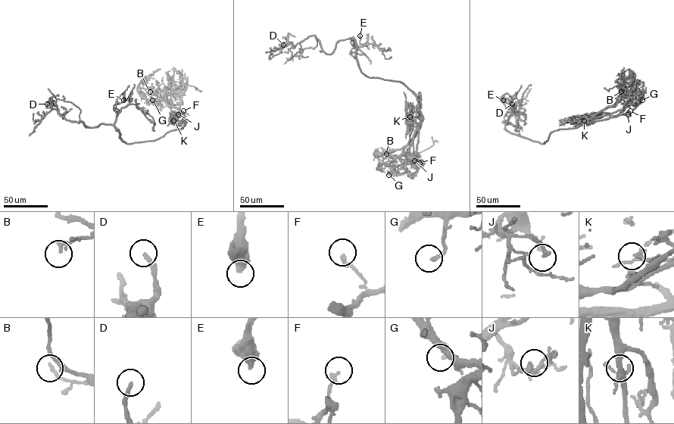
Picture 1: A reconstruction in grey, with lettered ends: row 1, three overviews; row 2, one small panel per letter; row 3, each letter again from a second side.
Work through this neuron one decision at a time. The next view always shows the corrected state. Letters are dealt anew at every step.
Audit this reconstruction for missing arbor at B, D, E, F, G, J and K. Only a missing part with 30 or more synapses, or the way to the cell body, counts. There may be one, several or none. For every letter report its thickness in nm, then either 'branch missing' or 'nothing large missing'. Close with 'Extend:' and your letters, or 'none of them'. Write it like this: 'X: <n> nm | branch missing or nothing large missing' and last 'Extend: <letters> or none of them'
B: 190 nm | nothing large missing
D: 240 nm | nothing large missing
E: 500 nm | nothing large missing
F: 200 nm | nothing large missing
G: 200 nm | branch missing
J: 200 nm | nothing large missing
K: 200 nm | nothing large missing
Extend: G

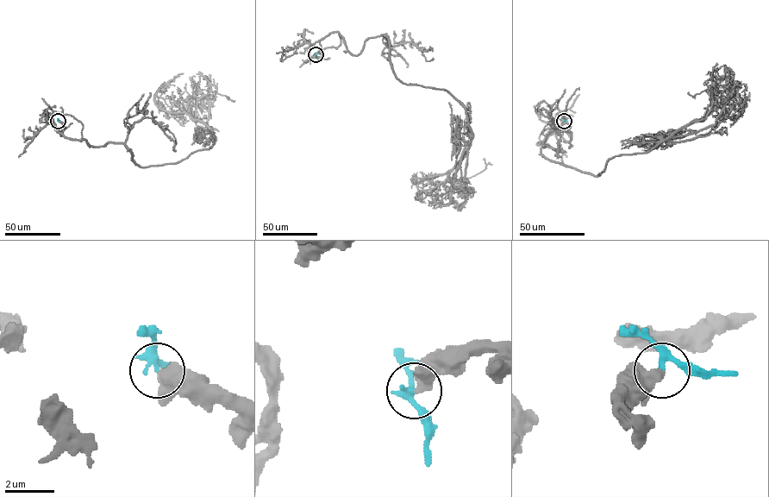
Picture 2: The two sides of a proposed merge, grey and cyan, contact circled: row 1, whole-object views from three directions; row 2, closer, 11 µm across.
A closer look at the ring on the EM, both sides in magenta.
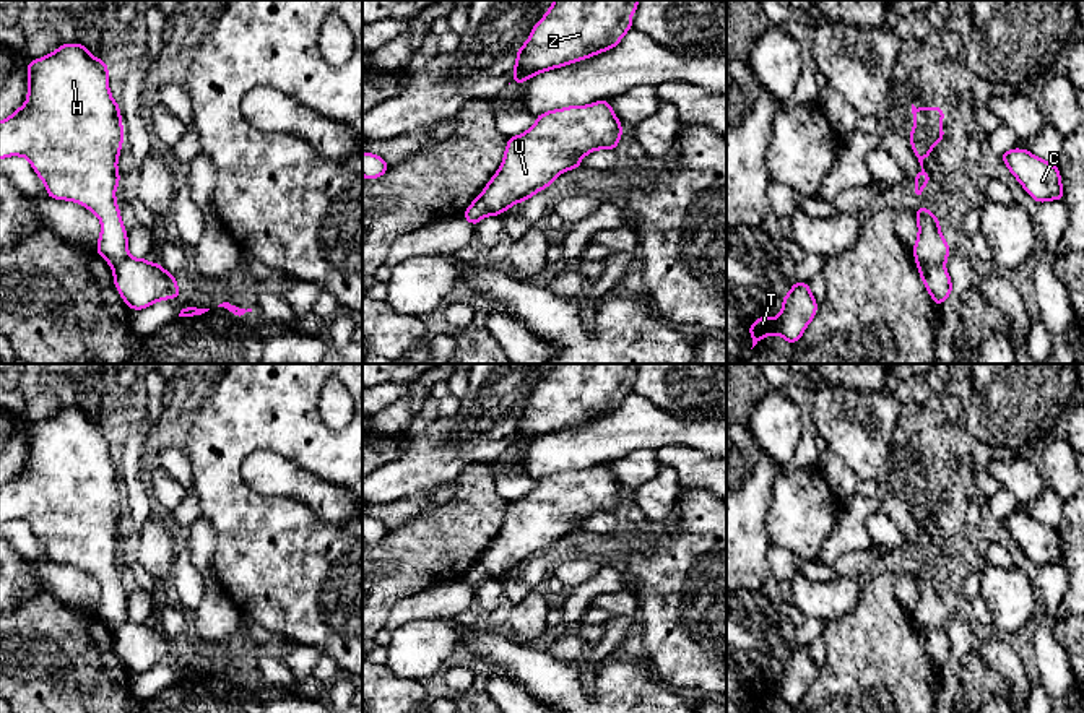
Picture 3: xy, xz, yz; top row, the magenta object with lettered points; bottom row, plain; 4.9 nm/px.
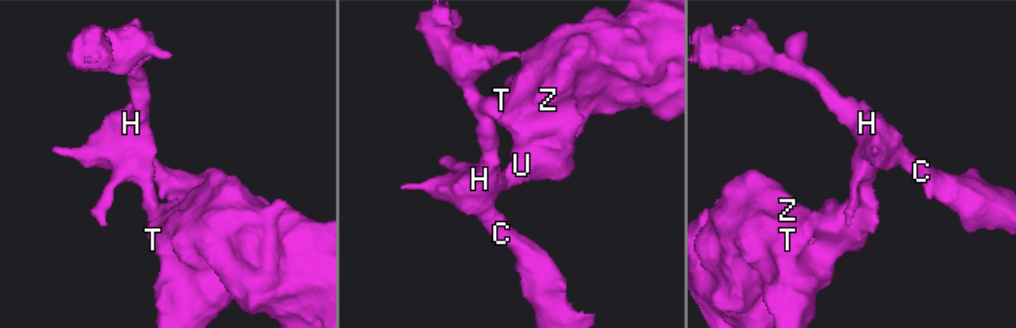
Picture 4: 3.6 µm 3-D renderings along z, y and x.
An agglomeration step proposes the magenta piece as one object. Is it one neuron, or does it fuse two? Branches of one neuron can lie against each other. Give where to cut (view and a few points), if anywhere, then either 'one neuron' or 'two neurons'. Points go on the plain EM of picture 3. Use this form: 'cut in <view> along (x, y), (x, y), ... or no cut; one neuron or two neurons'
cut in yz along (915, 621), (943, 630); two neurons

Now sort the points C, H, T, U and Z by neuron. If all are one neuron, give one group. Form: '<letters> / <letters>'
C H / T U Z

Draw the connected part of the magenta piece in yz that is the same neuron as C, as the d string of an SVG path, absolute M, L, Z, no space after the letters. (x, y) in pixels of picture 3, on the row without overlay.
M1019 512L1003 516L999 521L1037 567L1064 562L1058 529Z

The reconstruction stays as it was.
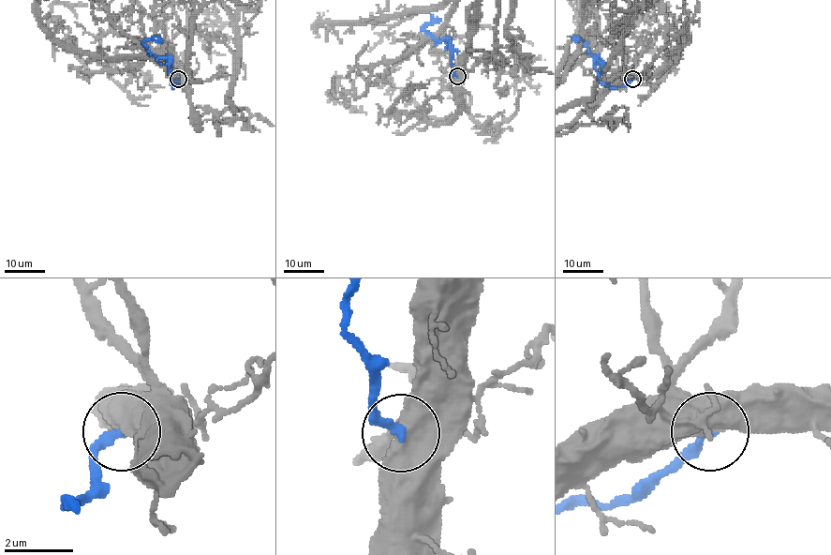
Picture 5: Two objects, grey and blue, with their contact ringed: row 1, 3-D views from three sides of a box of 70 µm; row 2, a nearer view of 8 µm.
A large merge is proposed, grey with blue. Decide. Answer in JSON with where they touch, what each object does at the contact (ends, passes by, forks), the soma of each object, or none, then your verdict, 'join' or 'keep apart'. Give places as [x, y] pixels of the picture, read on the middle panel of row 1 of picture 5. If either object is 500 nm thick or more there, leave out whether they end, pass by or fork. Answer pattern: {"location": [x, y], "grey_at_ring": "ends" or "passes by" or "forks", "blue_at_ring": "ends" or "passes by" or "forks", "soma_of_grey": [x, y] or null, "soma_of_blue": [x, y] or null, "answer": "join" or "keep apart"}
{"location": [457, 76], "soma_of_grey": null, "soma_of_blue": null, "answer": "keep apart"}

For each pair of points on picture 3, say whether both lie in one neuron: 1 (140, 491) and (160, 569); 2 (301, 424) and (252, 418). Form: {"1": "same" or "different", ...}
{"1": "different", "2": "same"}

